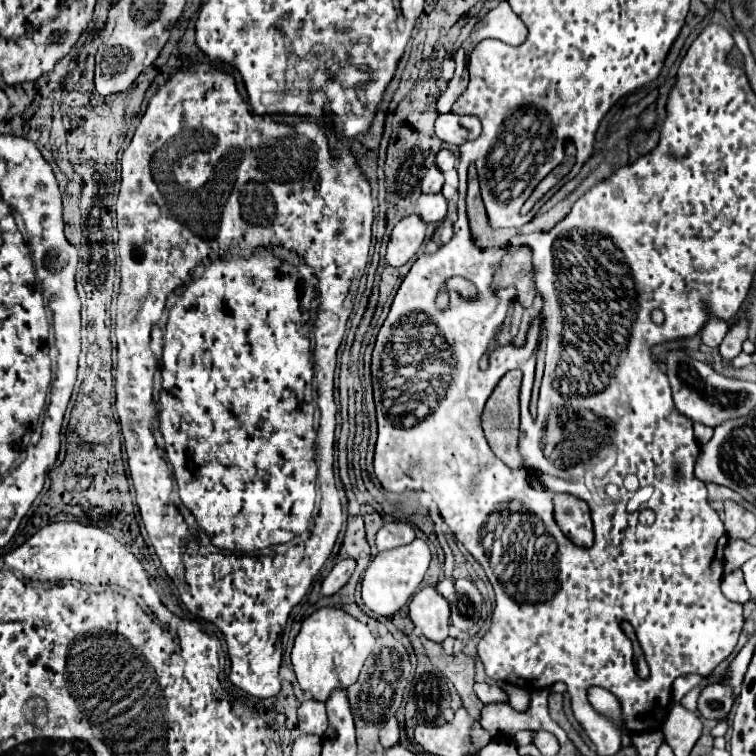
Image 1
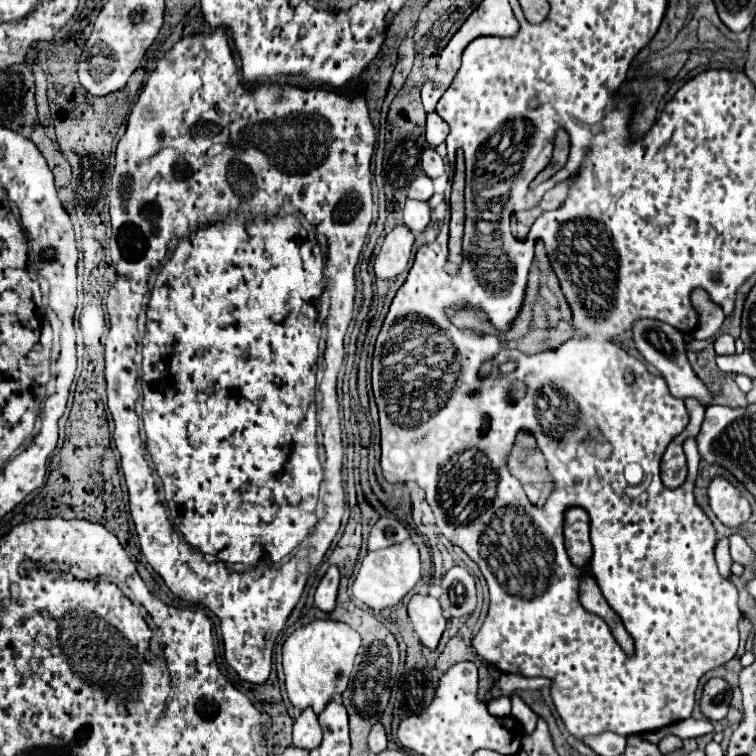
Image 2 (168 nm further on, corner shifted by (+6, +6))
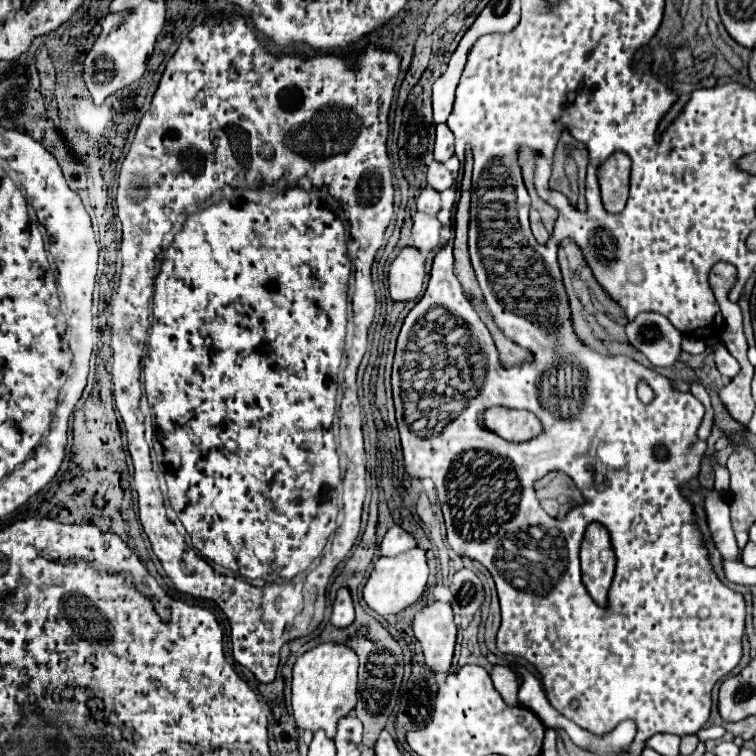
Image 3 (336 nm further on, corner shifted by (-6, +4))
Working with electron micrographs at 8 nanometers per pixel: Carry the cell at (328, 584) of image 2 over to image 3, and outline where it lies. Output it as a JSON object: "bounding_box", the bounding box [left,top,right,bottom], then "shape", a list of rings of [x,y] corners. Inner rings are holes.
{"bounding_box":[330,588,354,628],"shape":[[[340,588],[338,590],[336,602],[332,606],[332,618],[330,618],[330,622],[336,628],[348,628],[354,622],[354,604],[352,604],[348,588]]]}

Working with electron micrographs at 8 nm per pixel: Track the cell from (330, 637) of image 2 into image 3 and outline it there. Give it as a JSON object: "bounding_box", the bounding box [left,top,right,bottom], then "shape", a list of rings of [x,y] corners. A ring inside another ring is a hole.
{"bounding_box":[292,644,358,738],"shape":[[[320,644],[314,650],[302,654],[292,670],[292,716],[302,730],[324,730],[328,738],[334,738],[336,724],[348,716],[356,706],[356,670],[358,656],[340,644]]]}

